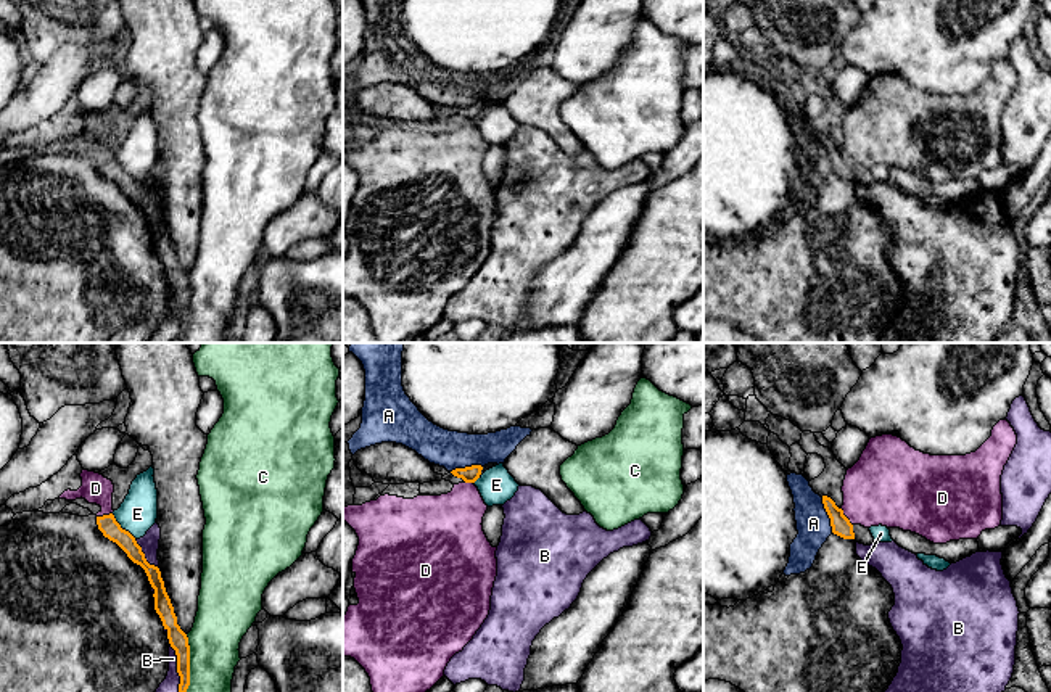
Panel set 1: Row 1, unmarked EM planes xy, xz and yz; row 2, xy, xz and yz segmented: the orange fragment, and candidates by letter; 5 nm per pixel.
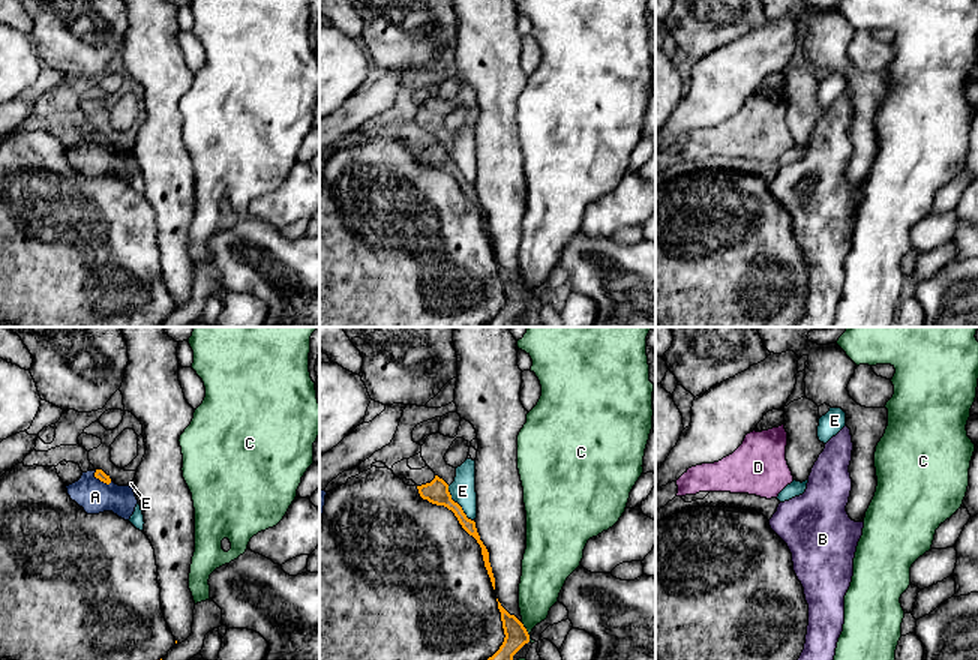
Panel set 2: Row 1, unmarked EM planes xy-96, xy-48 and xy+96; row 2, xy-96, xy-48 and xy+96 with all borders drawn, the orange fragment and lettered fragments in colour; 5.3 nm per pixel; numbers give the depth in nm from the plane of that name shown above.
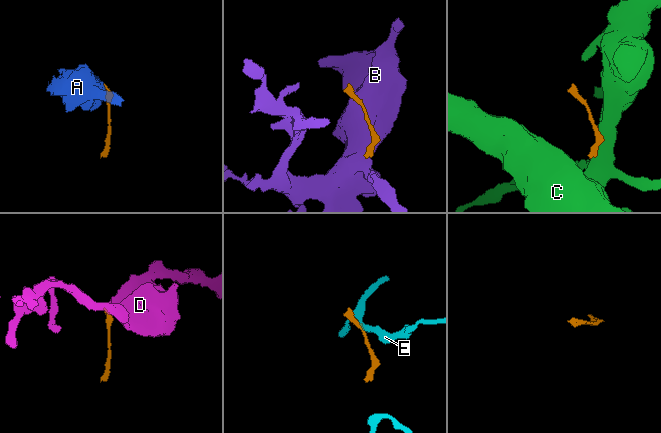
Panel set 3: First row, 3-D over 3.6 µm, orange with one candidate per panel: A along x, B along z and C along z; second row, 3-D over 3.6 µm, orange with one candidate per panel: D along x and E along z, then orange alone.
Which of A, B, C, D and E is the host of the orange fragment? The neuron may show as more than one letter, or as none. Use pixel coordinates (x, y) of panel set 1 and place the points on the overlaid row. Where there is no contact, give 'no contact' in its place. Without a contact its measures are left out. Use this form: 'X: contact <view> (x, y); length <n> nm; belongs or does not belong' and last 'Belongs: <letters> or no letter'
A: contact yz (828, 514); length 190 nm; belongs
B: contact xy (177, 668); length 240 nm; does not belong
C: contact xy (189, 663); length 280 nm; does not belong
D: contact yz (845, 517); length 110 nm; does not belong
E: contact xy (121, 528); length 180 nm; does not belong
Belongs: A

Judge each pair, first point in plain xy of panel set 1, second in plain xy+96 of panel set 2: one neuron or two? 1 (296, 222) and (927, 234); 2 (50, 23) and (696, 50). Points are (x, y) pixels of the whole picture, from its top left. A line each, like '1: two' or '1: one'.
1: one
2: one

